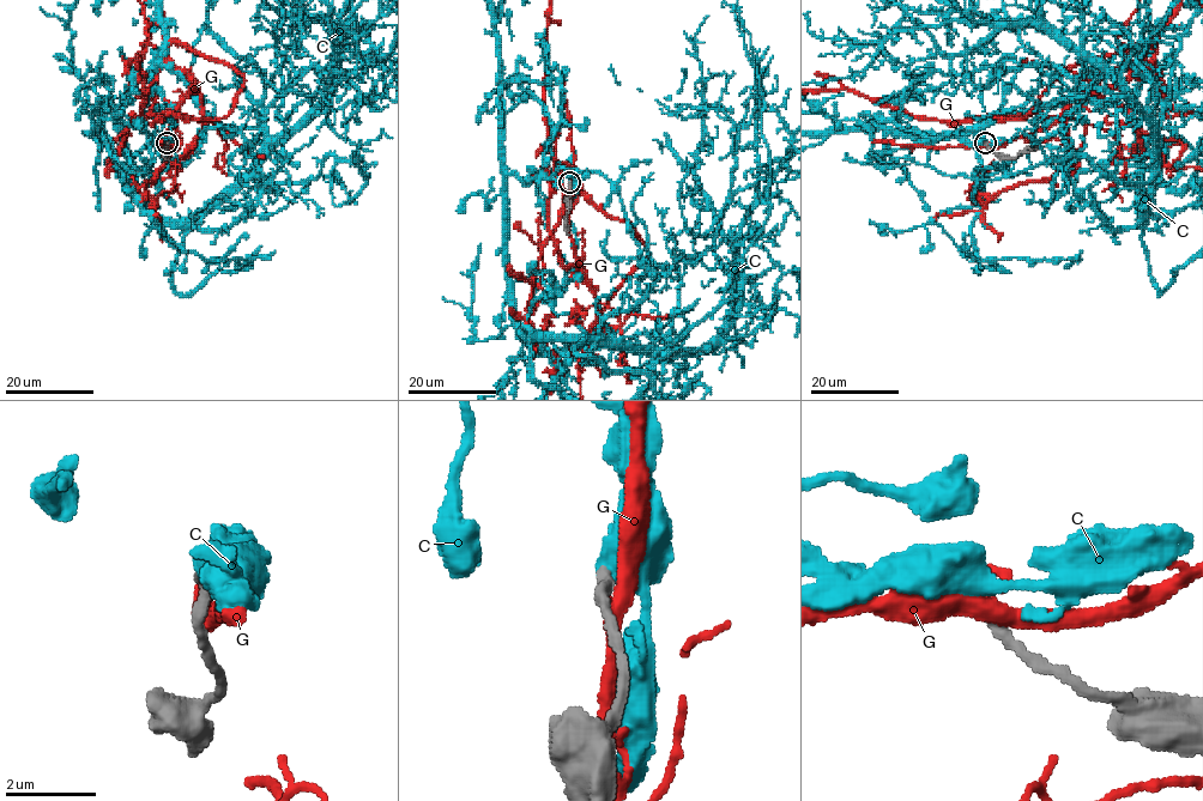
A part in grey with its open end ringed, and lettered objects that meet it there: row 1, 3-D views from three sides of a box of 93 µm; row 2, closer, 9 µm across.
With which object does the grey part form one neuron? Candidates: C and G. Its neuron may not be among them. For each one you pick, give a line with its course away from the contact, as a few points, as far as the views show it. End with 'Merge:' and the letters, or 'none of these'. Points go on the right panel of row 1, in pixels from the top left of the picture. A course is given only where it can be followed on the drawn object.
C: course (985, 143), (884, 120), (967, 133), (1049, 105), (1112, 103), (1138, 147), (1138, 225), (1160, 293)
Merge: C

